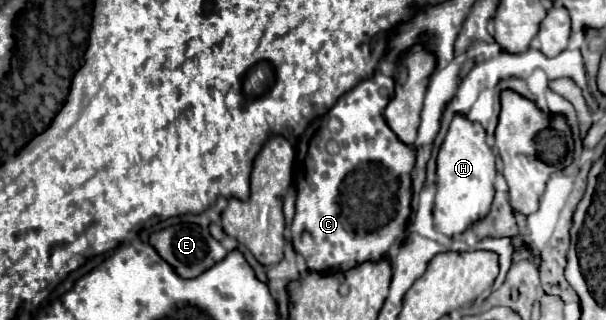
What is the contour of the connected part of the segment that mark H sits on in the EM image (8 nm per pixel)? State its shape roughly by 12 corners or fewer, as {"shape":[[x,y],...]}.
{"shape":[[454,115],[436,159],[434,229],[458,235],[490,211],[496,157]]}

